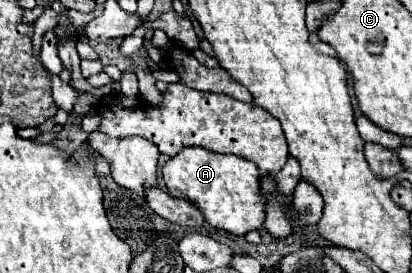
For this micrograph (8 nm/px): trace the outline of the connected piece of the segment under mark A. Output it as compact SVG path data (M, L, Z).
M187 146L177 156L169 158L161 172L169 194L195 204L201 210L205 222L209 222L213 228L235 236L245 236L249 230L263 226L265 202L259 196L261 172L251 160L215 154L201 146Z

